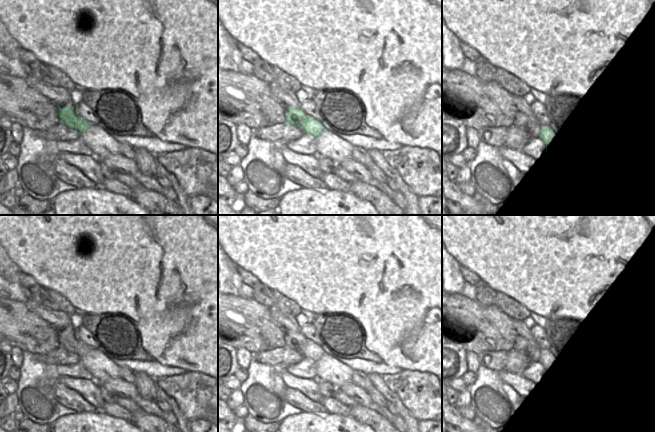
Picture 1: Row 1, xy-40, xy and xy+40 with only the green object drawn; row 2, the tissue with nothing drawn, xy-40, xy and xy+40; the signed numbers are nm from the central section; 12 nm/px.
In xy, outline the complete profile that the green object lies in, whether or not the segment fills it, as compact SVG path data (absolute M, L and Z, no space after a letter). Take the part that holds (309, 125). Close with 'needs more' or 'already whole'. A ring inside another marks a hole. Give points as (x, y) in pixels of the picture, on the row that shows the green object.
M285 108L285 119L291 126L300 127L305 134L315 138L325 130L321 122L306 115L300 108Z; already whole

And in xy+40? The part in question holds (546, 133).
M541 125L539 138L546 143L546 152L547 152L547 144L550 143L553 135L554 135L554 131L548 125L547 126Z; already whole

